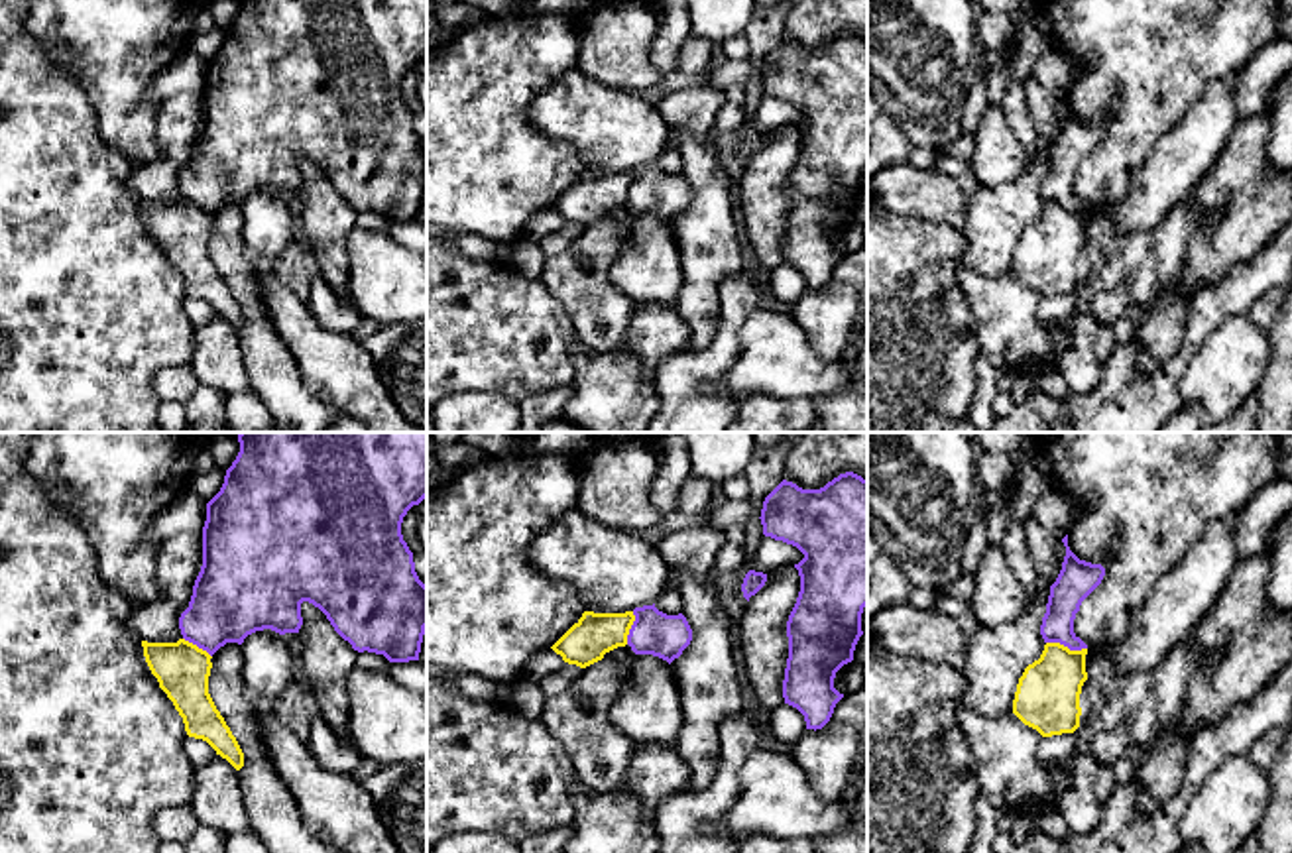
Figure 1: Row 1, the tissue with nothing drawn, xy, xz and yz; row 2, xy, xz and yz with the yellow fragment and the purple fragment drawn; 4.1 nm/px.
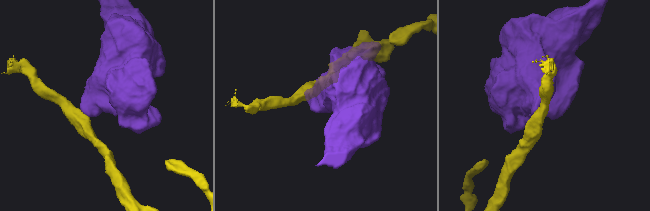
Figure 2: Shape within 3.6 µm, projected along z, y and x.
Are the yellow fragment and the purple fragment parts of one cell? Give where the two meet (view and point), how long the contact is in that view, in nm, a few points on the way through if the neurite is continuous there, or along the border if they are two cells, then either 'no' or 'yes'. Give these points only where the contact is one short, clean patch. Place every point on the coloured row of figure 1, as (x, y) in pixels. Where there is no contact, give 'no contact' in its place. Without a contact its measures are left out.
yz (1066, 647) | 170 nm | along yz (1047, 641), (1058, 641), (1070, 649), (1086, 649) | no

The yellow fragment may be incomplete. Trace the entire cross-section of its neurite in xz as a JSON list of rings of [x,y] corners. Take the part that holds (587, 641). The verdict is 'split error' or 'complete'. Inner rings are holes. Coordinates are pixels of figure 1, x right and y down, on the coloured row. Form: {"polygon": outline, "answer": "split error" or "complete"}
{"polygon": [[[584,611],[551,649],[560,654],[564,662],[586,668],[602,660],[606,653],[625,647],[633,621],[633,611]]], "answer": "complete"}

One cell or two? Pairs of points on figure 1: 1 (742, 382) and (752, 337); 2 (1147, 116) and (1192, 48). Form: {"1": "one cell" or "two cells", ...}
{"1": "one cell", "2": "one cell"}

